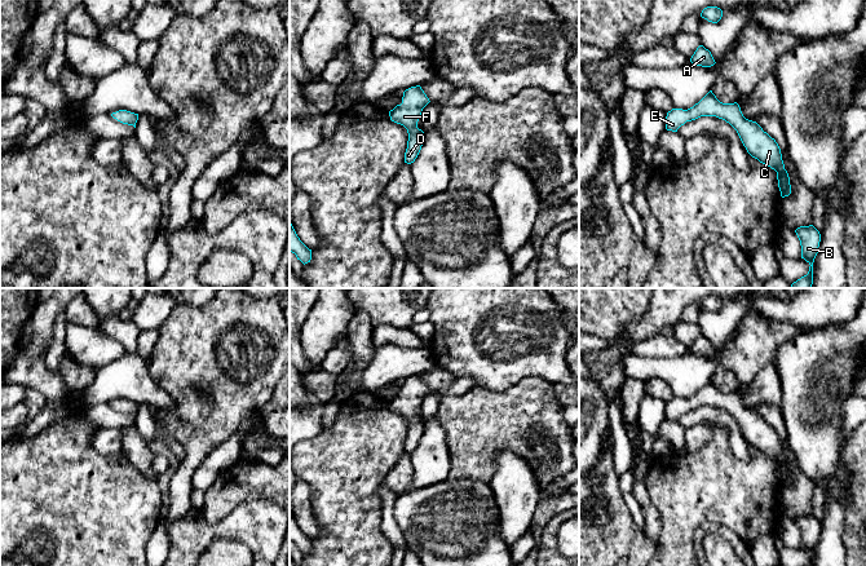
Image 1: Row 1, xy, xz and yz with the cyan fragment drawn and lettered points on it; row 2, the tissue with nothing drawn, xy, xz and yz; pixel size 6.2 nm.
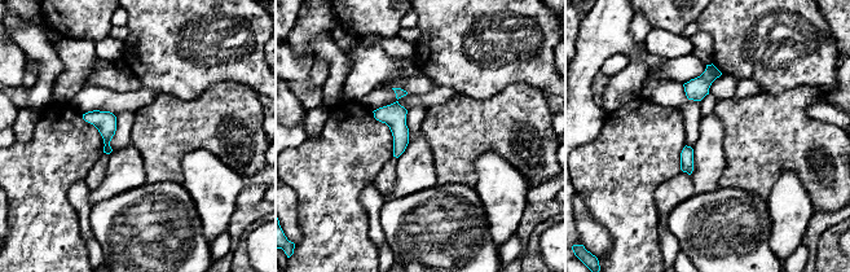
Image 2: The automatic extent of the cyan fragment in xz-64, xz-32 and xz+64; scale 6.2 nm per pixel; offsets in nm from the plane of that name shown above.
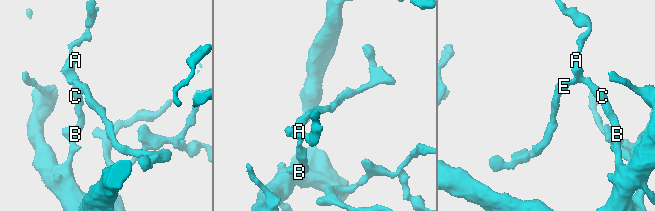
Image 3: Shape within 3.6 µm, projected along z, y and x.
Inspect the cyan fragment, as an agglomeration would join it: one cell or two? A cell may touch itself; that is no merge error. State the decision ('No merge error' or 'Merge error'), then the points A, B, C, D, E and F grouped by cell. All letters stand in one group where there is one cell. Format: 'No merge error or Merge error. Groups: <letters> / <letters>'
No merge error. Groups: A B C D E F

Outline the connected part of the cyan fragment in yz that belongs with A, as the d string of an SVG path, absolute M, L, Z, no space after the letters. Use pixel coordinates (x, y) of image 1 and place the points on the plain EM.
M699 335L694 344L690 348L690 351L695 355L702 355L702 357L711 357L716 351L708 339L706 339L703 335Z

